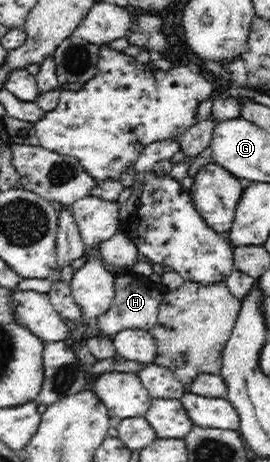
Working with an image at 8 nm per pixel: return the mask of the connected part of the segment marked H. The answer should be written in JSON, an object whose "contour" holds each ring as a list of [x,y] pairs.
{"contour":[[[120,274],[118,278],[117,275],[115,281],[115,296],[111,308],[95,320],[101,335],[112,338],[115,334],[125,329],[143,329],[148,331],[152,329],[157,322],[157,314],[164,293],[165,290],[160,284],[149,284],[149,282],[143,282],[143,280],[139,280],[139,278],[120,276]]]}

